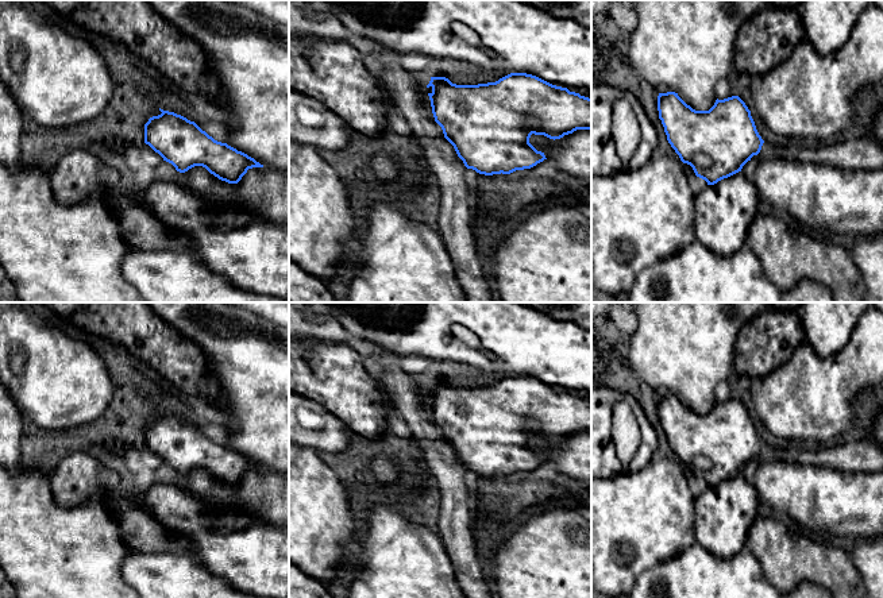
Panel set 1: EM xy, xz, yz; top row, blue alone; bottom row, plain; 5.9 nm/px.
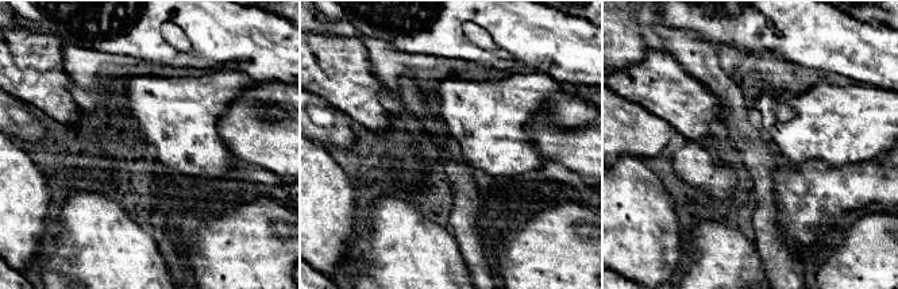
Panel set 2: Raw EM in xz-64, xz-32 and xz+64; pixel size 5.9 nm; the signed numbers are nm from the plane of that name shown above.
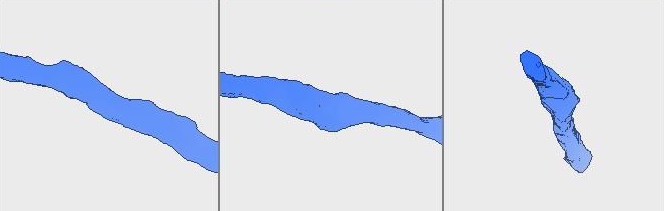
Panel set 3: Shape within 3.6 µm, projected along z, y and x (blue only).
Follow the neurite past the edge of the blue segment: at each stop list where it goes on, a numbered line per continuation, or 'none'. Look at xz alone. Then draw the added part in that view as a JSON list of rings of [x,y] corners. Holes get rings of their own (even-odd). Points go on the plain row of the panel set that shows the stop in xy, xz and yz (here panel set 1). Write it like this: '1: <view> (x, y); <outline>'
none

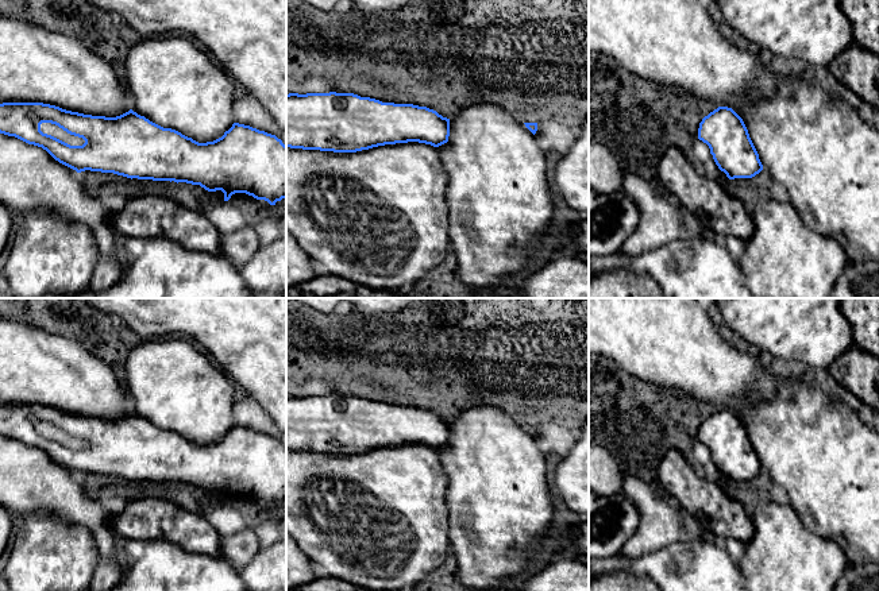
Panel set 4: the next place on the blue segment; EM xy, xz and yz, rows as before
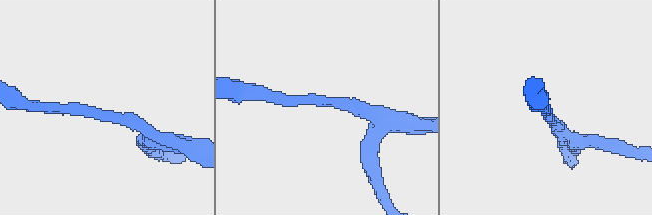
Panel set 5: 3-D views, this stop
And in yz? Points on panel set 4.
none

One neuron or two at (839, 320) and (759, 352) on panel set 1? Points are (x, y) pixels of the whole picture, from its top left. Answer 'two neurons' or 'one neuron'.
two neurons

